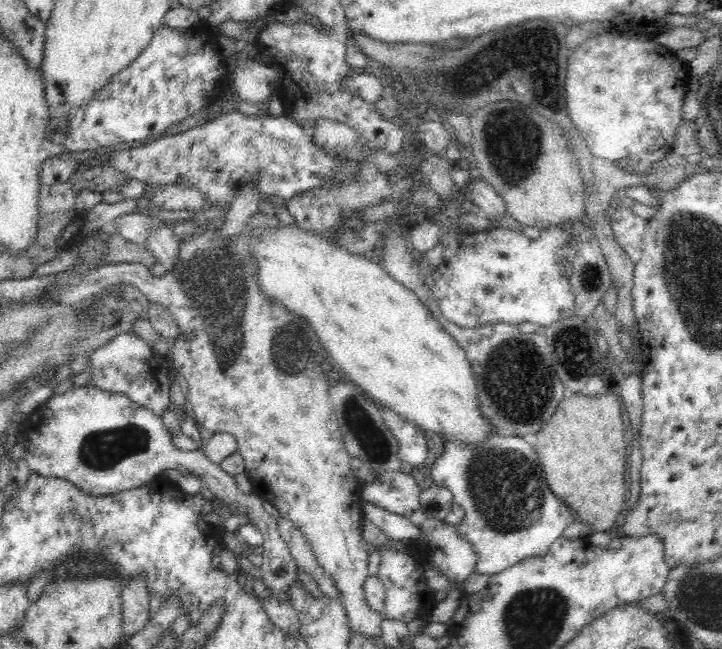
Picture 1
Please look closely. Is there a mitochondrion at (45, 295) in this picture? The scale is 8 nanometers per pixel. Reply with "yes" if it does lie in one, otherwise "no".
no

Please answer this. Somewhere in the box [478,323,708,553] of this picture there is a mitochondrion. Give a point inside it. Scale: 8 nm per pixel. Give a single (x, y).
(519, 383)

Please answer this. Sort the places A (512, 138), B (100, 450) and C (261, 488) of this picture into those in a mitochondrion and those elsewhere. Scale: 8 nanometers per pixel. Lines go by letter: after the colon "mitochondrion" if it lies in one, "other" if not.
A: mitochondrion
B: mitochondrion
C: other

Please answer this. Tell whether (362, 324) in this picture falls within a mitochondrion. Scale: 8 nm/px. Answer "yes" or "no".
no

